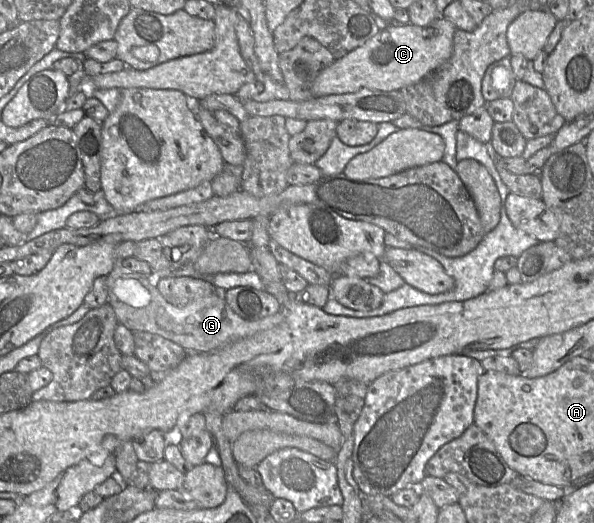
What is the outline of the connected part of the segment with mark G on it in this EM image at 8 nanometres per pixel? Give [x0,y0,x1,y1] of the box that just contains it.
[105,263,284,353]

